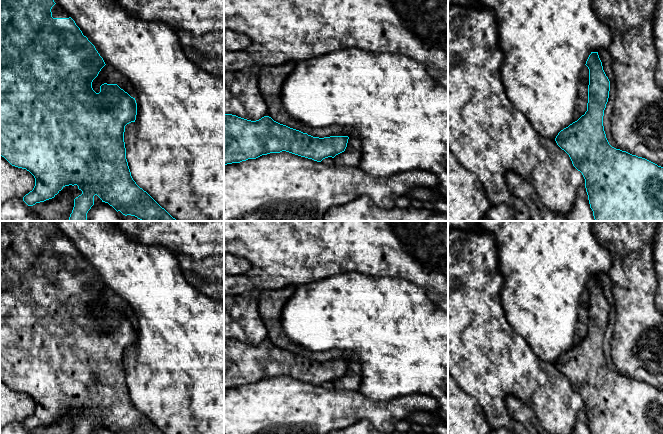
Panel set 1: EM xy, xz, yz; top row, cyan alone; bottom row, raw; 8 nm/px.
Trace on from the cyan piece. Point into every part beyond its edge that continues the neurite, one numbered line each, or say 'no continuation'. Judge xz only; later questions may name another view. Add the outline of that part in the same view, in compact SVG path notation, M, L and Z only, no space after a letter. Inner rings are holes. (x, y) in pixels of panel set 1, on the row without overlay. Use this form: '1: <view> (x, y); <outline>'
no continuation

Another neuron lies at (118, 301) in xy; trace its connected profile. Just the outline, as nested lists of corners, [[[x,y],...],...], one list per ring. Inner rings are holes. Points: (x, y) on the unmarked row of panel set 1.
[[[105,289],[98,300],[92,306],[92,312],[96,317],[100,316],[100,310],[104,307],[117,308],[121,313],[127,316],[131,321],[135,322],[135,315],[130,306],[119,296],[109,289]]]

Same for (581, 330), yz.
[[[585,289],[579,300],[578,306],[578,324],[575,332],[573,345],[577,345],[587,335],[588,327],[588,309],[589,309],[589,293]]]

